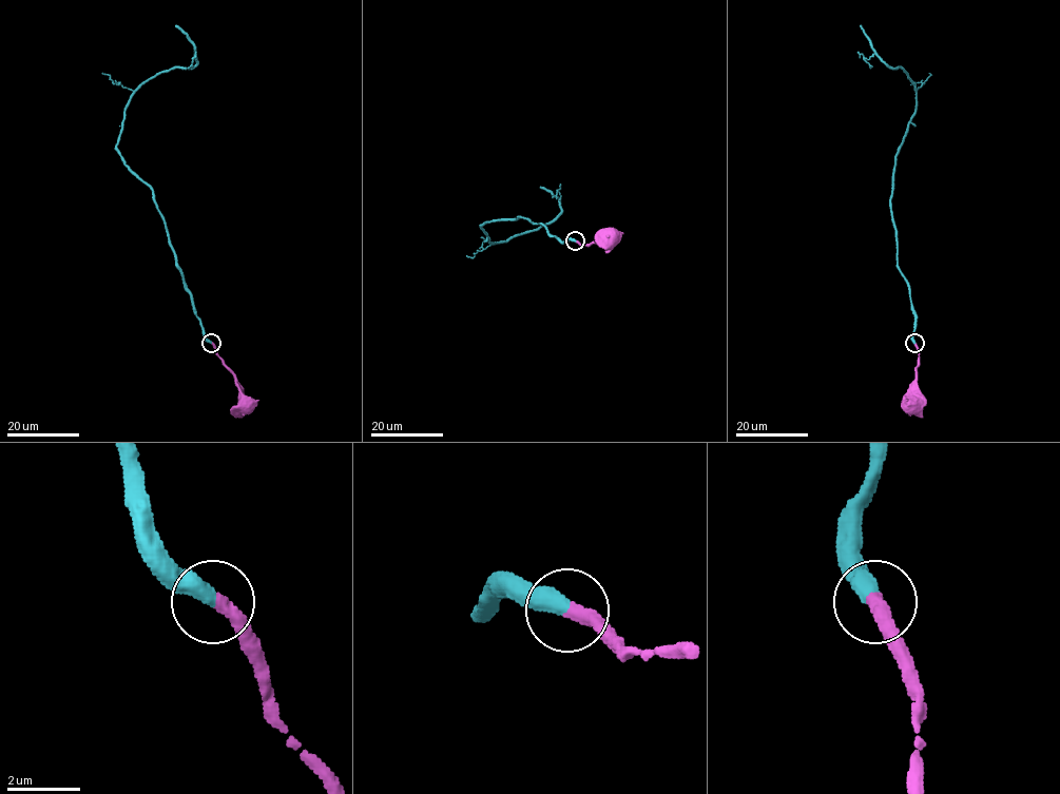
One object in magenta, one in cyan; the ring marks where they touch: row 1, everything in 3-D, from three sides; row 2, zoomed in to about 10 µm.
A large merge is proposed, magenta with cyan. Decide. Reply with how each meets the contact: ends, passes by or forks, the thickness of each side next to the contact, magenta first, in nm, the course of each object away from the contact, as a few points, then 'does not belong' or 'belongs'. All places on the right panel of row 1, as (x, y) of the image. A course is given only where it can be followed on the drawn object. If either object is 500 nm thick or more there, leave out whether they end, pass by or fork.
magenta ends there; cyan ends there; 400 nm thick on the magenta side, 440 nm on the other; magenta runs (914, 343), (919, 366), (917, 398), (912, 402); cyan runs (914, 343), (891, 191), (916, 85), (886, 63), (861, 24); belongs

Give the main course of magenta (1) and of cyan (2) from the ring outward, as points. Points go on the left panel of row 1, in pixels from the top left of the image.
1: (211, 343), (247, 402)
2: (211, 343), (153, 191), (116, 147), (130, 97), (161, 73), (196, 63), (194, 44), (176, 24)

